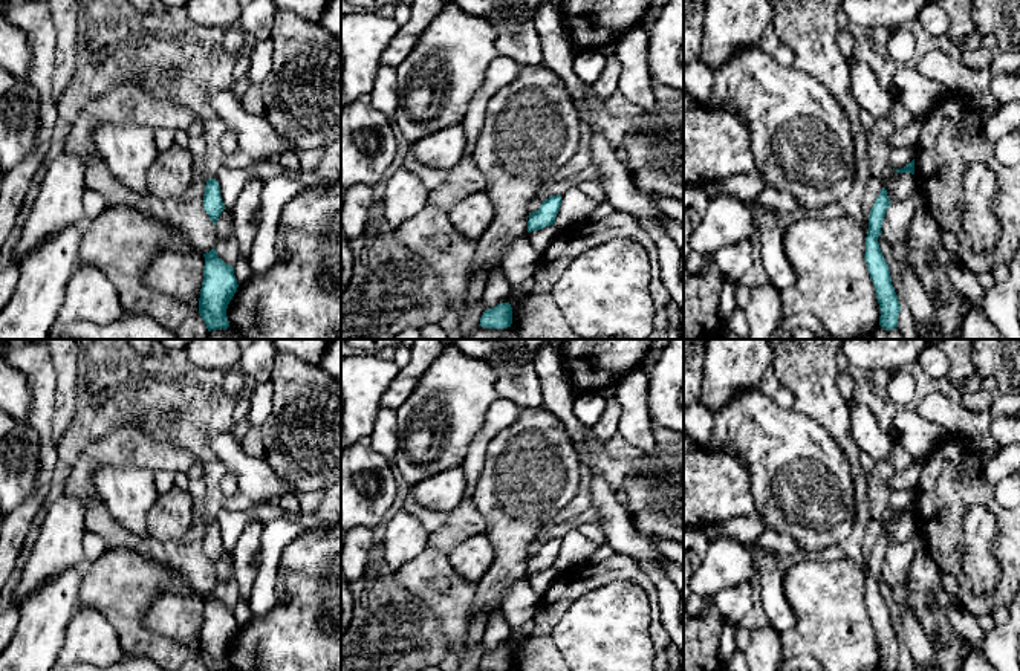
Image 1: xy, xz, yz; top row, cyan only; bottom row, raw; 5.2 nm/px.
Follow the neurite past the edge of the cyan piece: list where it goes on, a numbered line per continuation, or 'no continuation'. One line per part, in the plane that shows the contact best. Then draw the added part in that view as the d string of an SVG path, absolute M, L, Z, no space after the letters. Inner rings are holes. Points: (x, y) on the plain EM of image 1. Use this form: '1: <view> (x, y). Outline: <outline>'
no continuation

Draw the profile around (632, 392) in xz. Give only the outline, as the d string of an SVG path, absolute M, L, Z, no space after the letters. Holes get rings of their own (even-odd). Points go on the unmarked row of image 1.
M635 370L615 384L615 399L621 405L618 434L630 445L651 457L656 440L648 416L648 374Z

